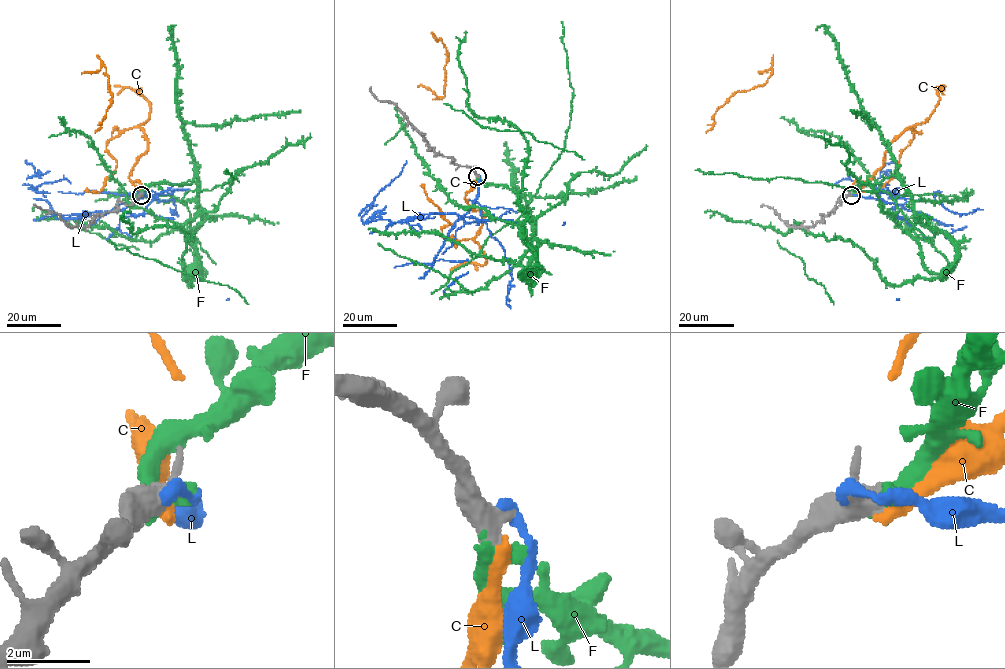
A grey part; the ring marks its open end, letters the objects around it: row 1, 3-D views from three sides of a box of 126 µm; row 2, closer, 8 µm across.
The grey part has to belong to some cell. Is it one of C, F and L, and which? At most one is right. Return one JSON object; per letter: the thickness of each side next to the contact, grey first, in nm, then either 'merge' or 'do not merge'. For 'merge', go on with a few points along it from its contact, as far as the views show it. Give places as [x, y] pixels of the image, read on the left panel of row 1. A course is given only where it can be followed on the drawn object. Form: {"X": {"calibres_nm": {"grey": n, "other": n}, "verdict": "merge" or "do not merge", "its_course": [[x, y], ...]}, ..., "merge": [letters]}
{"C": {"calibres_nm": {"grey": 440, "other": 340}, "verdict": "do not merge"}, "F": {"calibres_nm": {"grey": 480, "other": 600}, "verdict": "merge"}, "L": {"calibres_nm": {"grey": 800, "other": 320}, "verdict": "do not merge"}, "merge": ["F"]}

